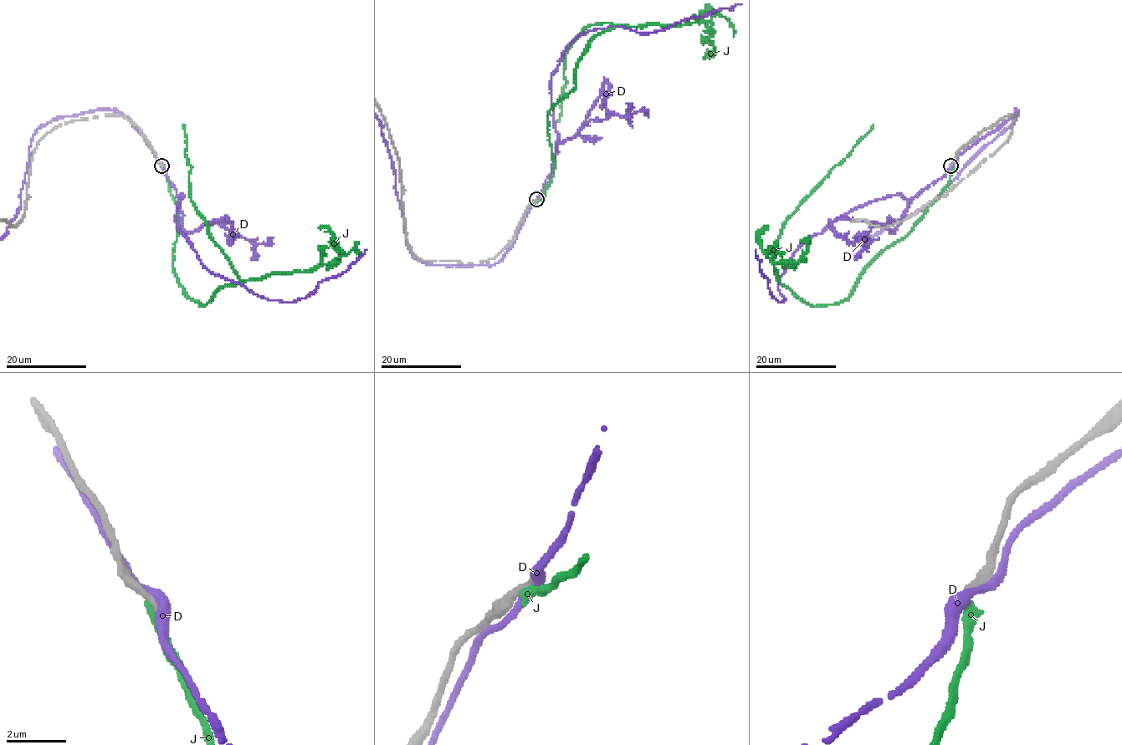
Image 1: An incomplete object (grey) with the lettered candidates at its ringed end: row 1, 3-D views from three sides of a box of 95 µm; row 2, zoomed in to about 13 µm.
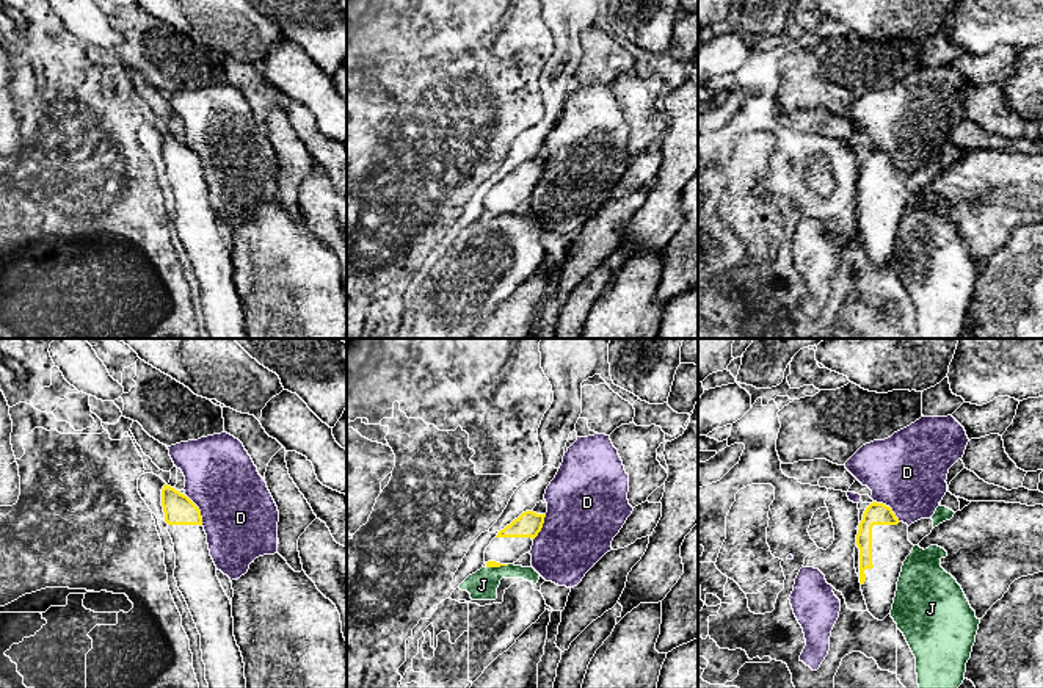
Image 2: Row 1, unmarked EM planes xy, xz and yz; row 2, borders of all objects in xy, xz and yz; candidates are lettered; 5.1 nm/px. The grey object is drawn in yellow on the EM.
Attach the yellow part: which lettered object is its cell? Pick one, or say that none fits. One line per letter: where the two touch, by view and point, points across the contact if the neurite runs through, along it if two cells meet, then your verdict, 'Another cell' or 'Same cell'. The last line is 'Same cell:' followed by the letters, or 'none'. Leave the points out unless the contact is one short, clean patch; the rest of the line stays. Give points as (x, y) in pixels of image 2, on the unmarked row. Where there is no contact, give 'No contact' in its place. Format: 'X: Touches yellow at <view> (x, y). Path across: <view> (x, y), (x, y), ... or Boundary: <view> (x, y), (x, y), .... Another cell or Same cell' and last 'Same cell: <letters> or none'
D: Touches yellow at xy (198, 159). Boundary: xy (185, 143), (198, 157), (203, 173). Another cell
J: Touches yellow at xz (497, 215). Boundary: xz (508, 213), (486, 217). Another cell
Same cell: none

